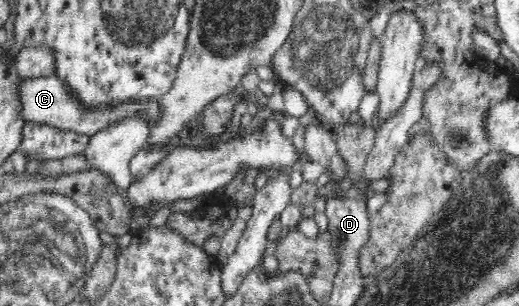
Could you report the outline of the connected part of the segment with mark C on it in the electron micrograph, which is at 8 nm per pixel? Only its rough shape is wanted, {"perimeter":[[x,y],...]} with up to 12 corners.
{"perimeter":[[61,76],[21,85],[25,121],[93,136],[163,115],[159,97],[89,106]]}

